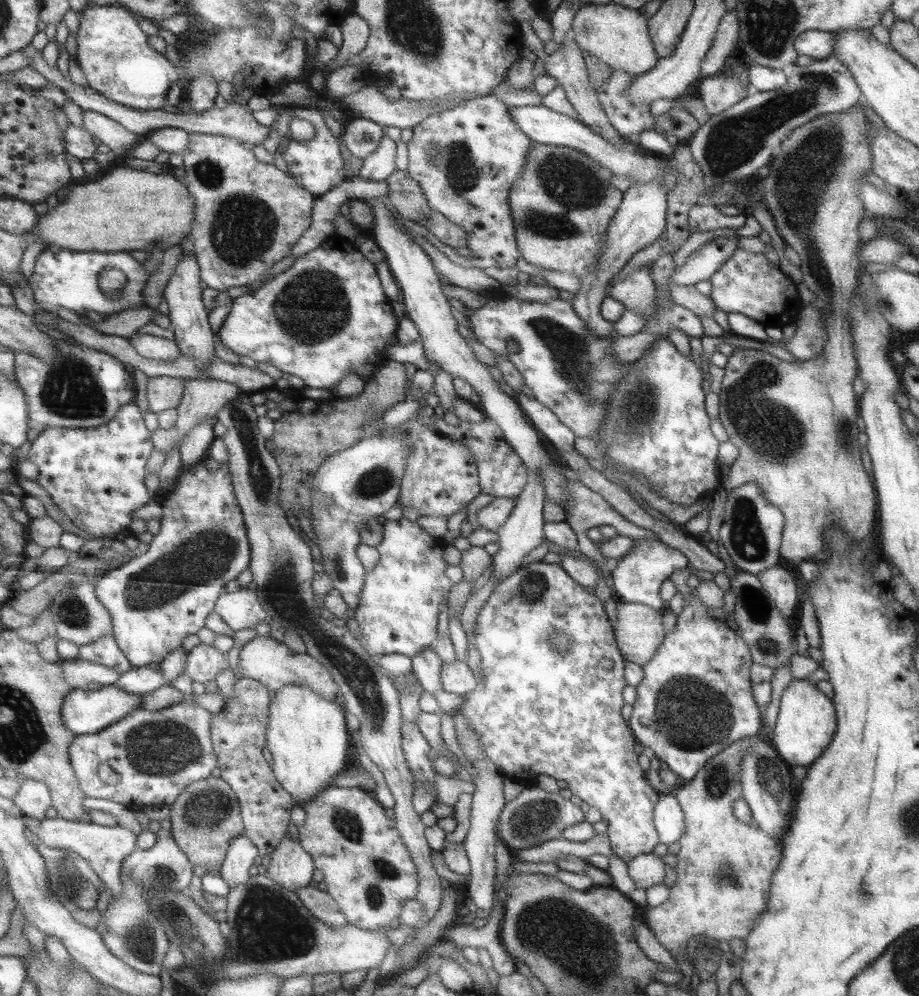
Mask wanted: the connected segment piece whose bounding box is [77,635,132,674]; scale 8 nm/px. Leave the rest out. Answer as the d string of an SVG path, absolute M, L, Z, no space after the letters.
M105 635L91 644L82 645L77 656L86 662L107 666L119 674L132 668L125 655L119 651L112 635Z

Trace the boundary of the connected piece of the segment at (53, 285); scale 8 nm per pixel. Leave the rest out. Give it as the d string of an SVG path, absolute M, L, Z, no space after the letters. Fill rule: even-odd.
M46 248L37 254L33 272L25 279L29 291L42 310L57 315L59 308L67 308L79 317L86 316L87 310L104 317L127 309L137 309L144 305L142 290L148 278L148 270L127 251L100 252L65 250L65 248ZM116 268L124 272L125 284L118 296L105 296L98 287L97 277L100 270Z

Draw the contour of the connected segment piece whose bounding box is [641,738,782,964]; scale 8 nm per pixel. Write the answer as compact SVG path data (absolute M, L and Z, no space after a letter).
M751 738L729 743L723 750L710 756L691 780L680 783L673 790L685 817L683 834L677 840L680 849L675 857L676 881L670 887L666 901L659 906L647 906L645 919L641 920L665 950L670 954L678 954L689 964L692 962L687 956L685 943L691 936L716 938L727 943L733 938L746 940L752 926L767 908L771 877L777 871L782 857L777 841L739 822L732 813L733 801L742 796L740 762L748 748L747 739Z

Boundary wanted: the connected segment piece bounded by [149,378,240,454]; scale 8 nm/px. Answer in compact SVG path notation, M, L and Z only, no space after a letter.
M211 378L187 379L182 397L176 406L177 418L173 426L166 429L157 428L157 430L153 430L153 432L150 433L149 439L151 439L154 450L169 454L172 446L174 446L174 444L179 445L189 430L195 428L204 420L213 420L213 422L215 422L217 411L230 400L238 398L239 396L239 389L237 389L237 387L221 380Z

